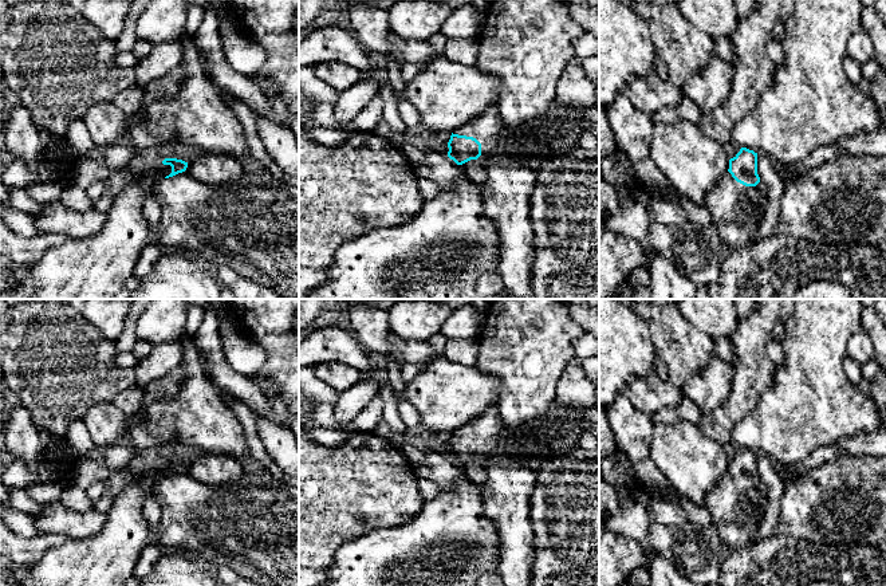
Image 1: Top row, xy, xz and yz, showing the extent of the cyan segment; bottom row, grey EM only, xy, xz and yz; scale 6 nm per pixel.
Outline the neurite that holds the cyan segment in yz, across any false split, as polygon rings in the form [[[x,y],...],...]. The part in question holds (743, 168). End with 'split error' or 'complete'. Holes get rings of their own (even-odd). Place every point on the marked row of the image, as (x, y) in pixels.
[[[741,148],[740,152],[729,160],[728,172],[708,192],[706,209],[726,251],[752,244],[757,235],[768,200],[767,193],[756,188],[759,182],[757,153]]]; split error

